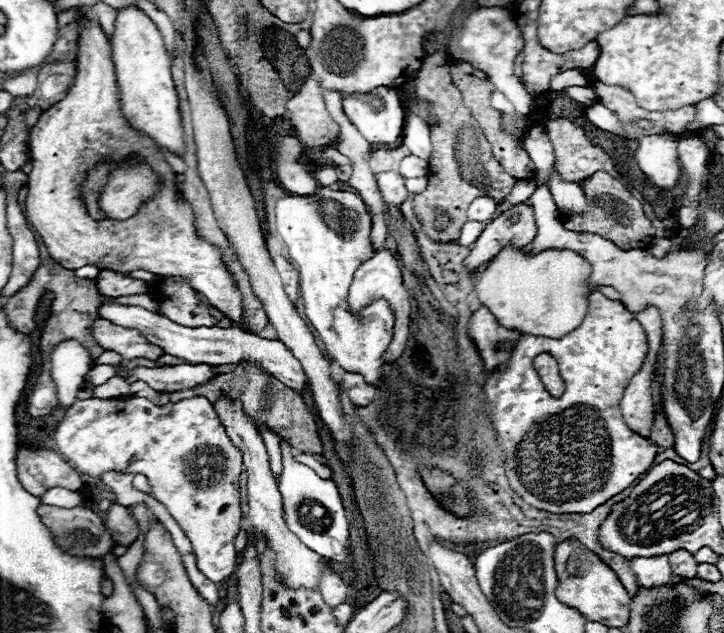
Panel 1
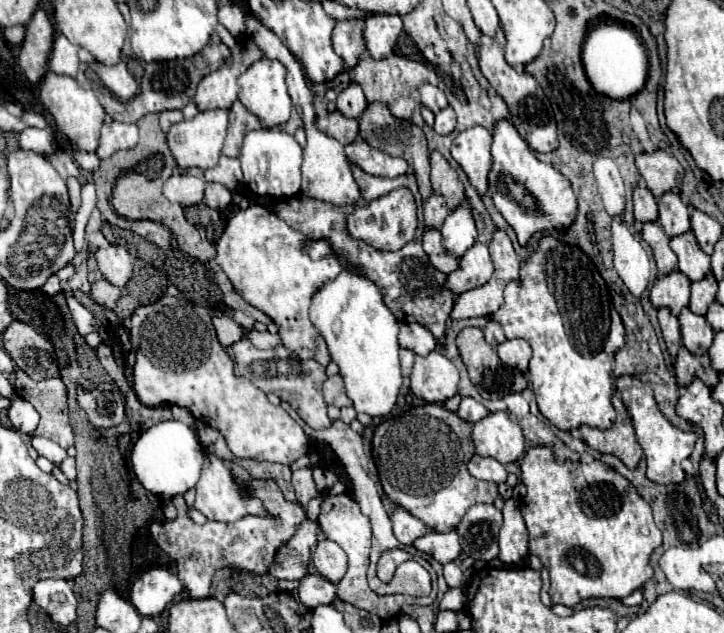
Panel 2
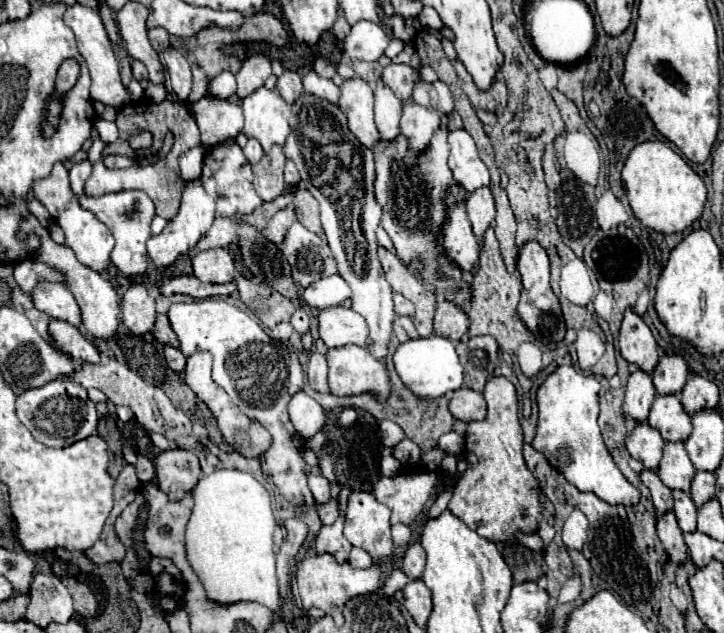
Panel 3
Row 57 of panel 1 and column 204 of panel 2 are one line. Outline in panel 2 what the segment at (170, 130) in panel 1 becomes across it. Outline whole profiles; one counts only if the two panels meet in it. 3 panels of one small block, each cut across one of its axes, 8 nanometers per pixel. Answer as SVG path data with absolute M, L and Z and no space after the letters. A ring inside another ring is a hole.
M216 108L216 110L206 110L196 114L192 120L184 120L180 124L174 124L168 130L168 146L178 162L180 168L192 168L198 166L202 170L214 168L220 158L220 150L226 138L226 128L228 128L228 110Z

